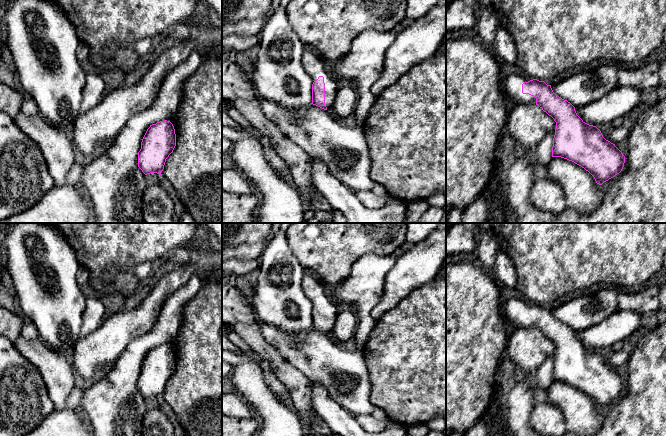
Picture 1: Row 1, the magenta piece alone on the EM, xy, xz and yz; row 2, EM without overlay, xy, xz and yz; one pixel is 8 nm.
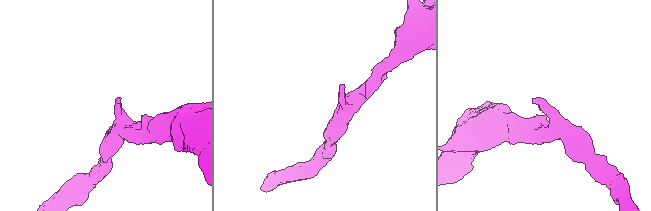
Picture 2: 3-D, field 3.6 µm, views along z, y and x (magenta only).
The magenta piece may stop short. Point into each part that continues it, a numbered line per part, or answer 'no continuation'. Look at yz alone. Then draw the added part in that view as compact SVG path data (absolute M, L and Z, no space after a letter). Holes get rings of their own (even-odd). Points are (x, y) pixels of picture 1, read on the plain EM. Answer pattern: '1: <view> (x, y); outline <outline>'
1: yz (512, 307); outline M509 297L503 300L502 313L513 324L514 330L519 328L536 328L536 322L522 317L522 308L530 305L519 297Z

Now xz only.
1: xz (313, 288); outline M305 274L302 278L302 290L312 302L312 306L316 305L319 300L324 301L325 329L327 333L332 331L340 308L326 295L324 283L319 279Z

